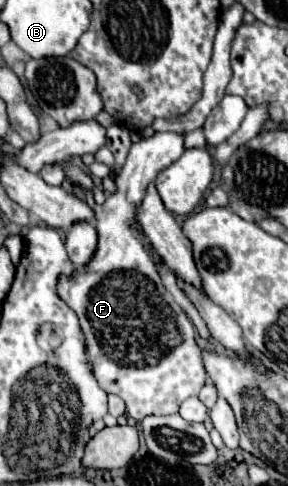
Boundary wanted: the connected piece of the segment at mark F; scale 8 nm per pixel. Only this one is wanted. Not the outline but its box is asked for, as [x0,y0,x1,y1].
[57,133,207,421]

